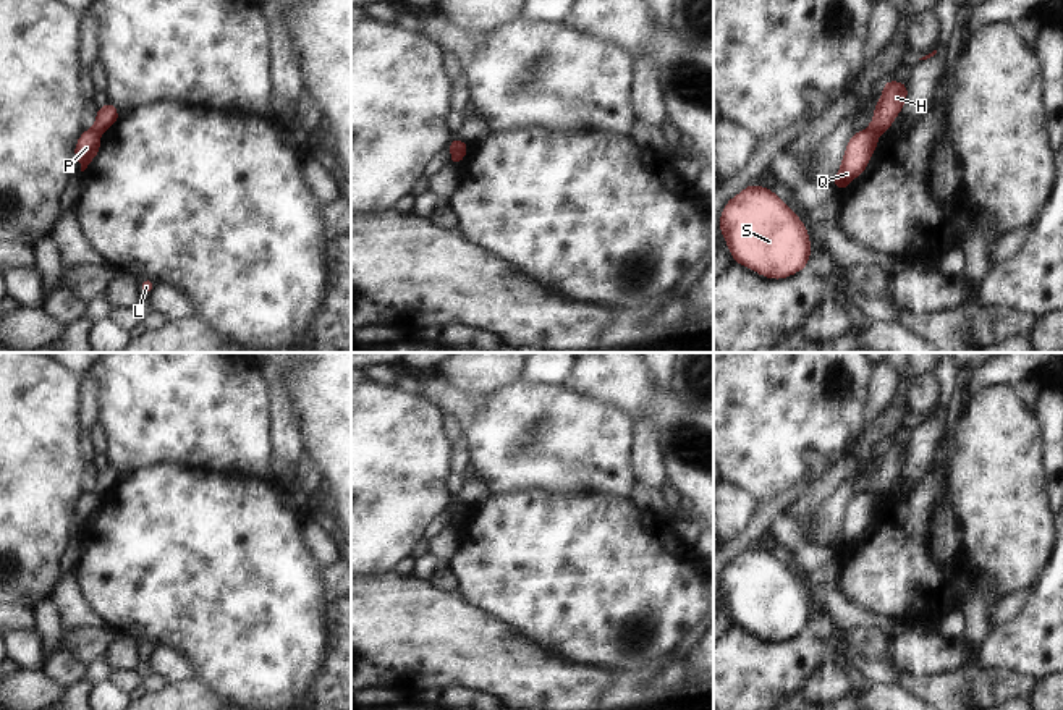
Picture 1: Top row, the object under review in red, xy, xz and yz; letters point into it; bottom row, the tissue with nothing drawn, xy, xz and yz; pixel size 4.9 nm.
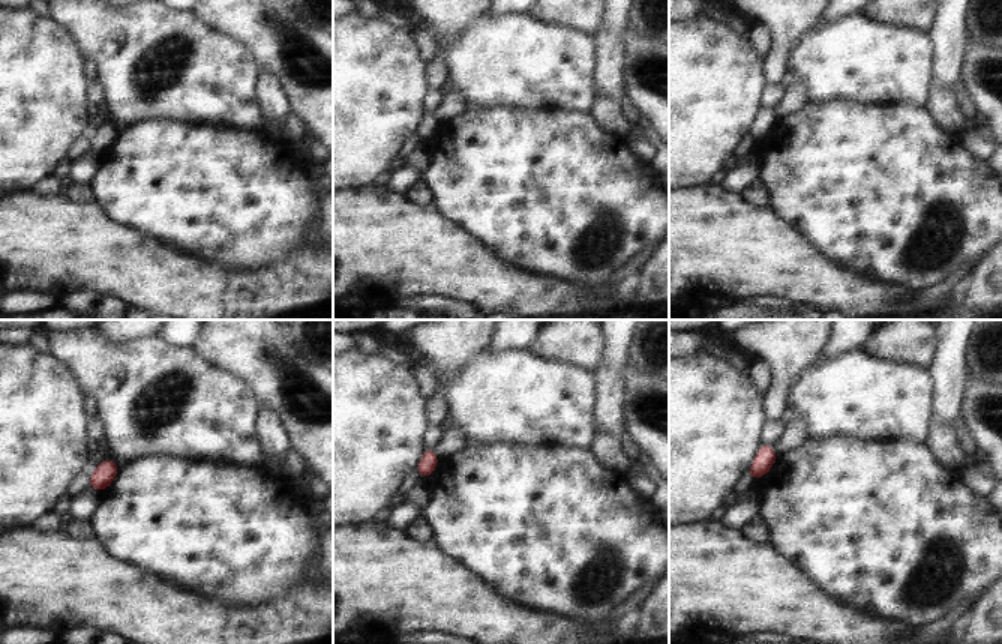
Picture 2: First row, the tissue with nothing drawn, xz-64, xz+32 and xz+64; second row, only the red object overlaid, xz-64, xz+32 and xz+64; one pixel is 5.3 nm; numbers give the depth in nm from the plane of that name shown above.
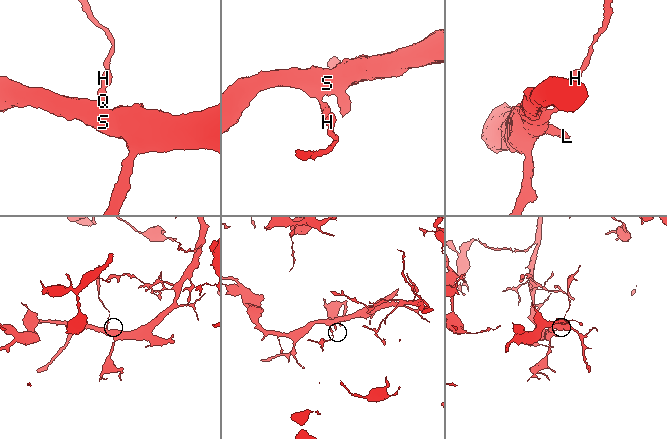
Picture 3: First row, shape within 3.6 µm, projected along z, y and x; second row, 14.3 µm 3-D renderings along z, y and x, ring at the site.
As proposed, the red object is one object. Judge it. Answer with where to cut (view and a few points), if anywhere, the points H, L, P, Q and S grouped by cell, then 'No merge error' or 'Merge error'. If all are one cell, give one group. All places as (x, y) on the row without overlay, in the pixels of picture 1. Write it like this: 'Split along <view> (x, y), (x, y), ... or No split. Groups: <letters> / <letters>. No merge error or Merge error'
Split along yz (866, 490), (877, 497). Groups: H / L P Q S. Merge error.

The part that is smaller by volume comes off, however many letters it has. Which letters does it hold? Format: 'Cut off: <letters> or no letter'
Cut off: H.

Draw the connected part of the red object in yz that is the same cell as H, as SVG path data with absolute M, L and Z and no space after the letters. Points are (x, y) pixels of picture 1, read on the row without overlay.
M887 443L882 450L882 459L875 466L870 487L866 490L875 497L890 493L893 482L901 475L908 461L908 446Z

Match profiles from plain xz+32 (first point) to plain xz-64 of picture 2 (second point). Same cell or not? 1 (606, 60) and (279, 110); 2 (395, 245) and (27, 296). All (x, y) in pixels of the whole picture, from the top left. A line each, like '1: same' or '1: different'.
1: same
2: different

